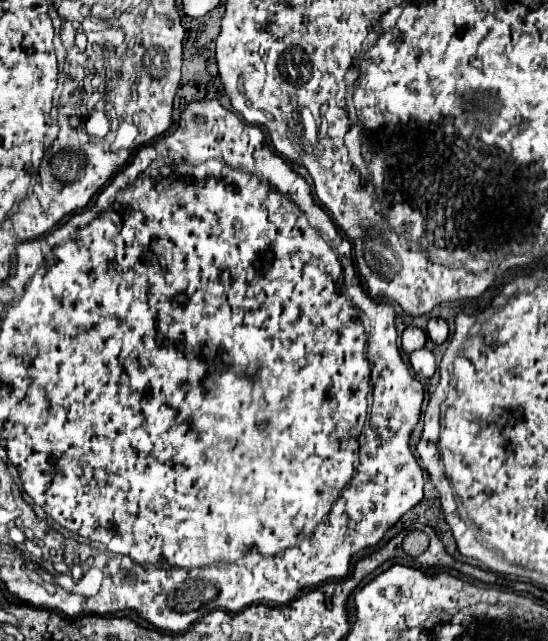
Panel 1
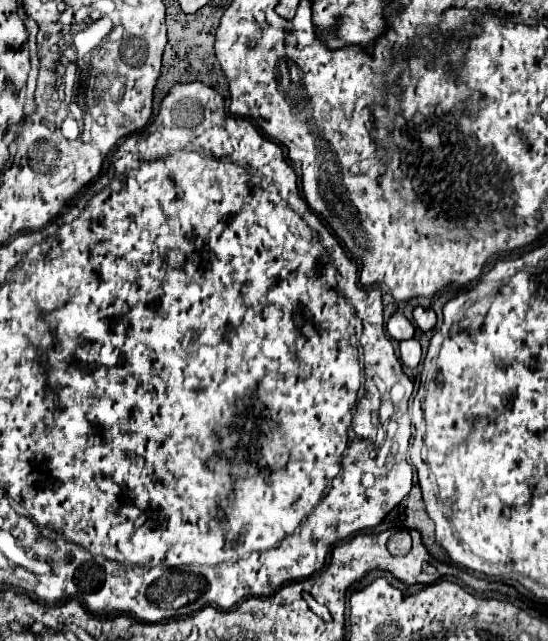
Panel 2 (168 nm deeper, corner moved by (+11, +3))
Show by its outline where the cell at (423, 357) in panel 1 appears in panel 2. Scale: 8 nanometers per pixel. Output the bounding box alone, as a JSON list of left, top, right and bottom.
[399,339,421,367]

